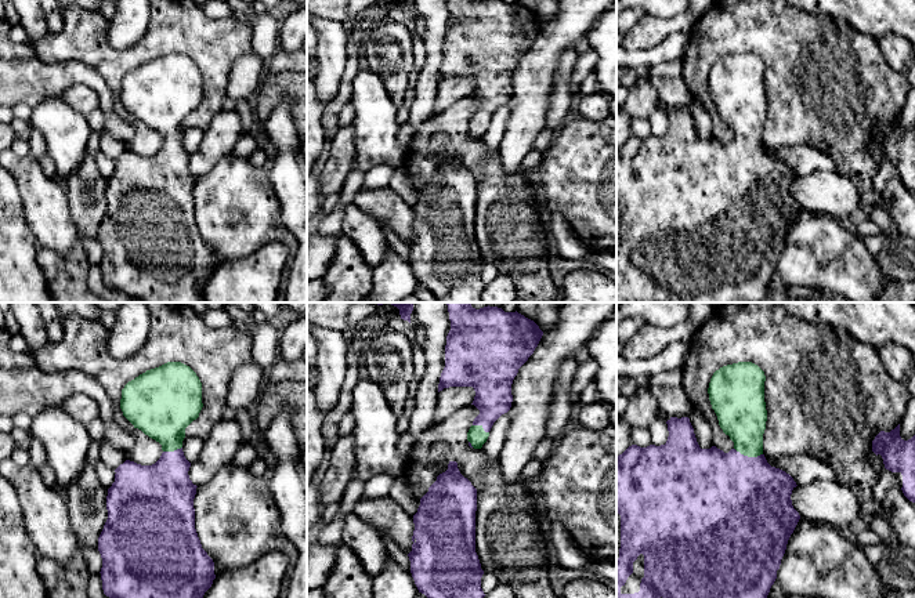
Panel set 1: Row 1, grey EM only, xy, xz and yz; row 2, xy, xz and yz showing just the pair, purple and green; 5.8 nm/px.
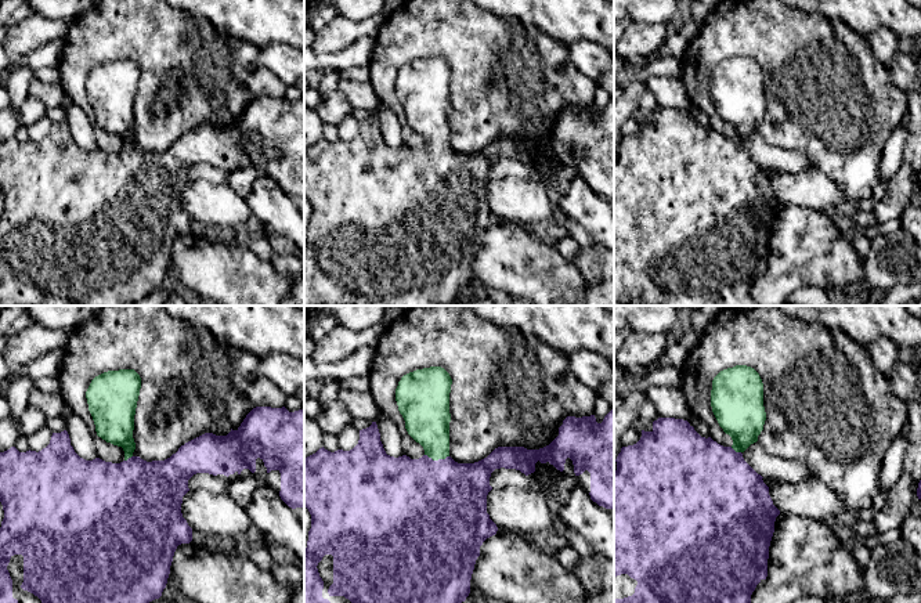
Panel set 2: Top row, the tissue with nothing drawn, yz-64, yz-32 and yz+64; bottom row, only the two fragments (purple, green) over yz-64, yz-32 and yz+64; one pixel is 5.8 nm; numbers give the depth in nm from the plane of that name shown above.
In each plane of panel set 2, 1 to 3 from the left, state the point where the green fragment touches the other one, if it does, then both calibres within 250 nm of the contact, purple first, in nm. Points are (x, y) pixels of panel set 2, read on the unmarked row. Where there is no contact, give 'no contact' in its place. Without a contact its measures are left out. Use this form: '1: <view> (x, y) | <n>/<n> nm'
1: yz-64 (129, 148) | 480/240 nm
2: yz-32 (439, 150) | 500/260 nm
3: yz+64 (735, 141) | 500/280 nm

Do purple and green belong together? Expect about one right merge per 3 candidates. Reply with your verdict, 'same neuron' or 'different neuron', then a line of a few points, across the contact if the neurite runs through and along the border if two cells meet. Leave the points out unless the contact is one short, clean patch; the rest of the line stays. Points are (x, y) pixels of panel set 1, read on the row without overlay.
same neuron; line yz (731, 187), (742, 170), (747, 147), (747, 122), (741, 105)

